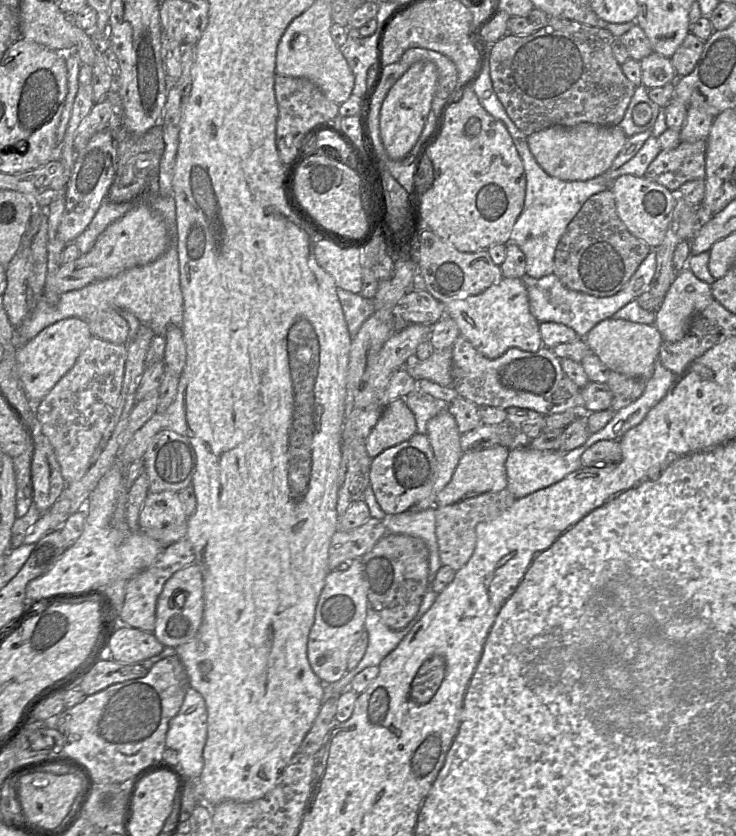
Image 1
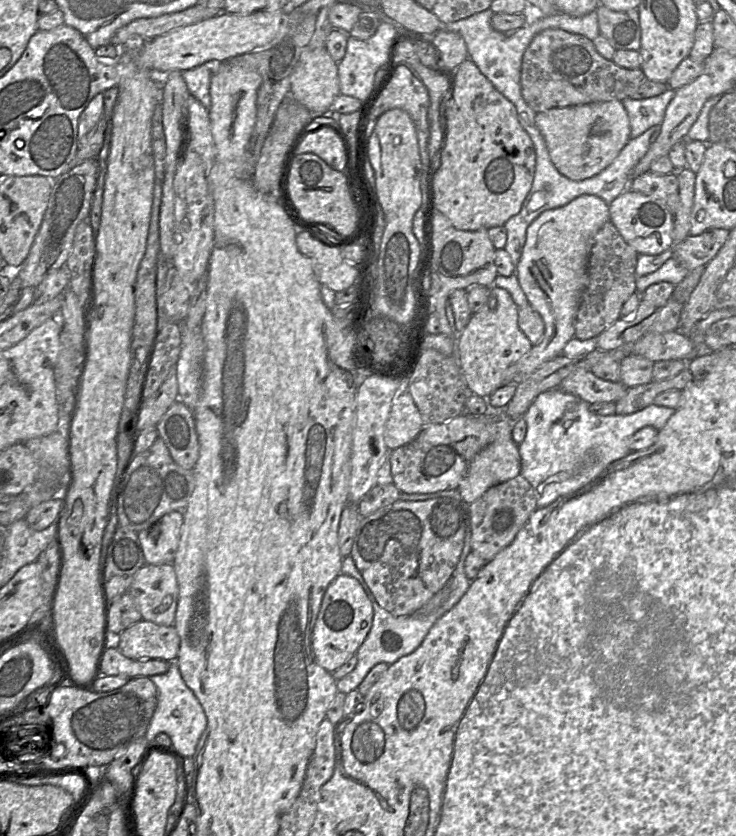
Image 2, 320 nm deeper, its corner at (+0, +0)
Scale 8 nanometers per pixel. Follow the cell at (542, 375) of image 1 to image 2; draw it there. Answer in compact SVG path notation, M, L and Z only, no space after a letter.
M578 370L566 377L558 388L590 404L617 402L628 389L621 382L603 380L585 370Z

